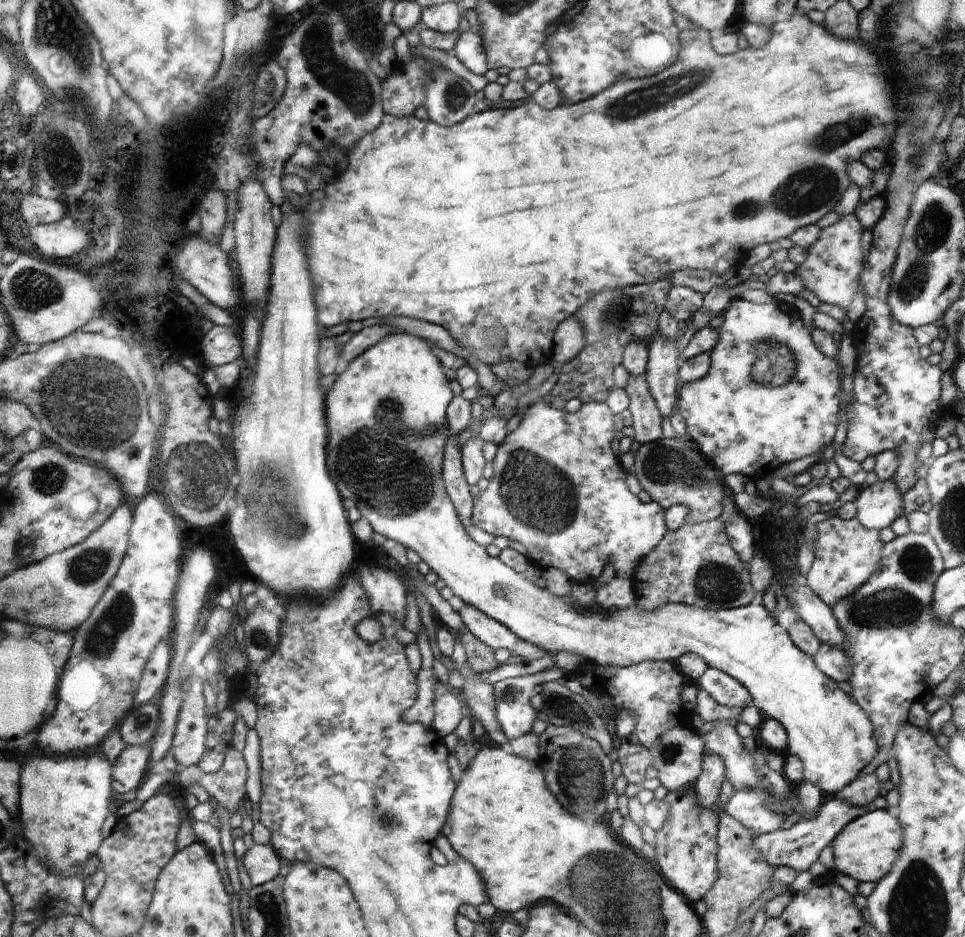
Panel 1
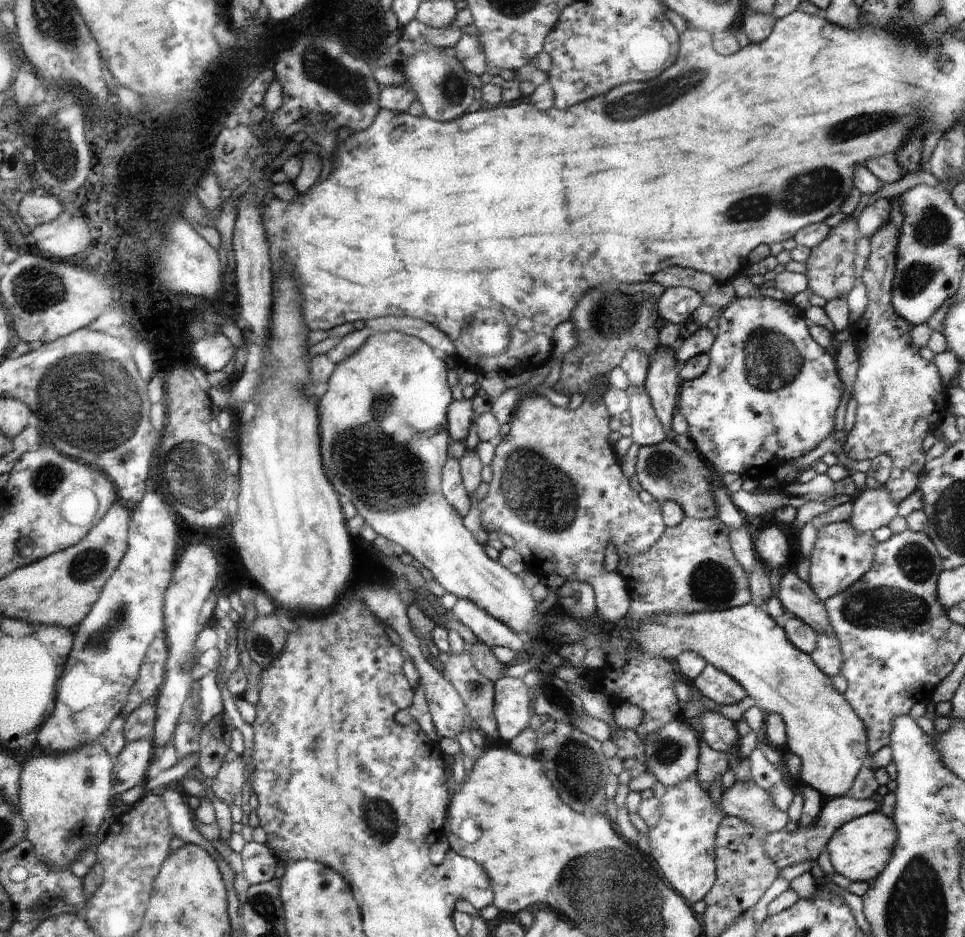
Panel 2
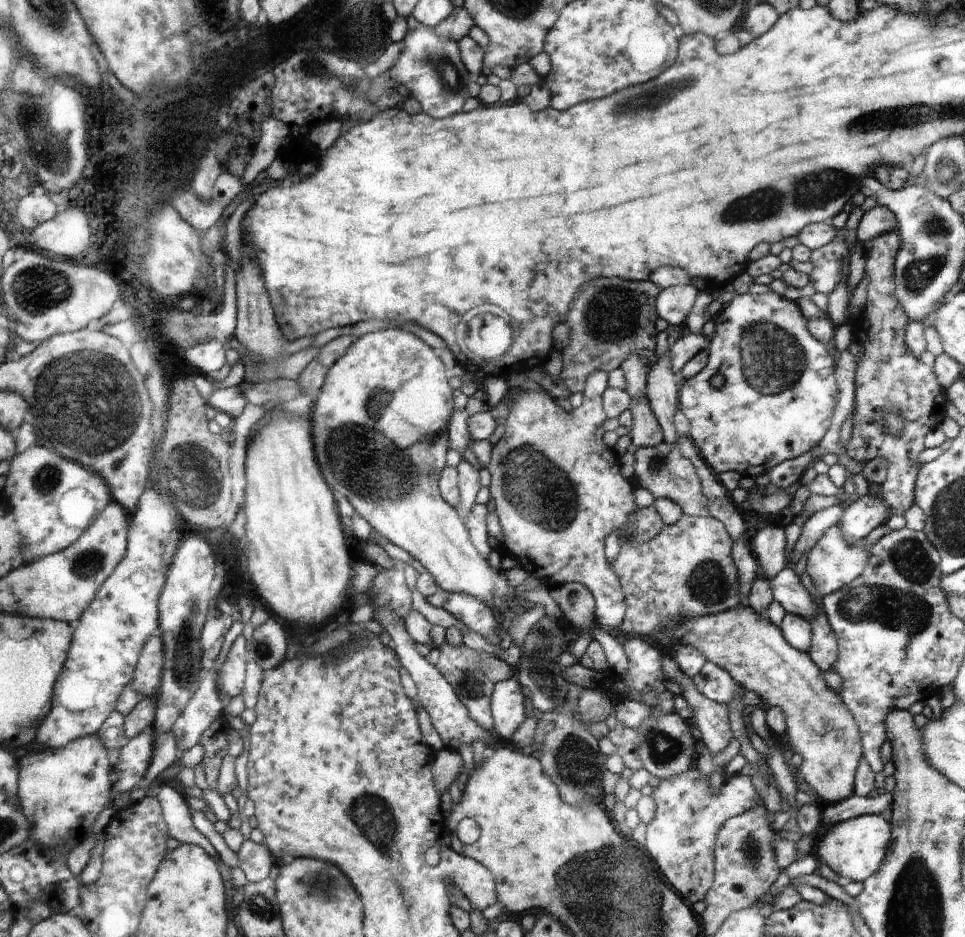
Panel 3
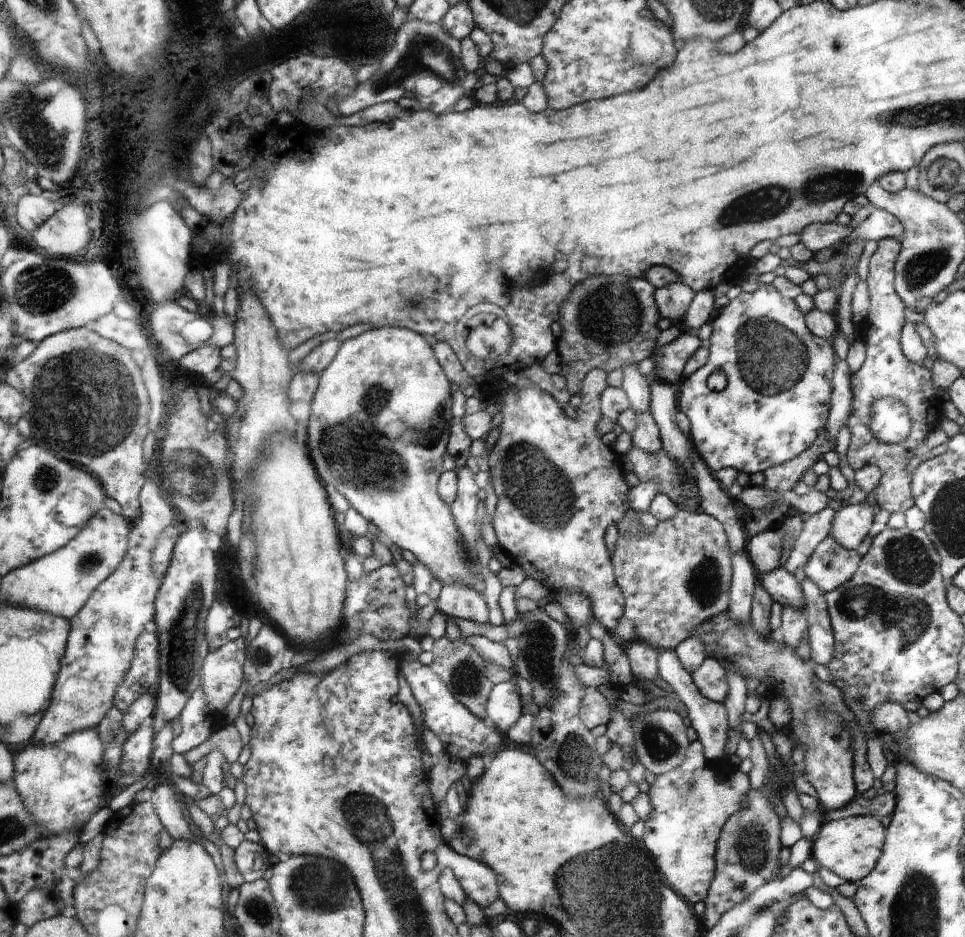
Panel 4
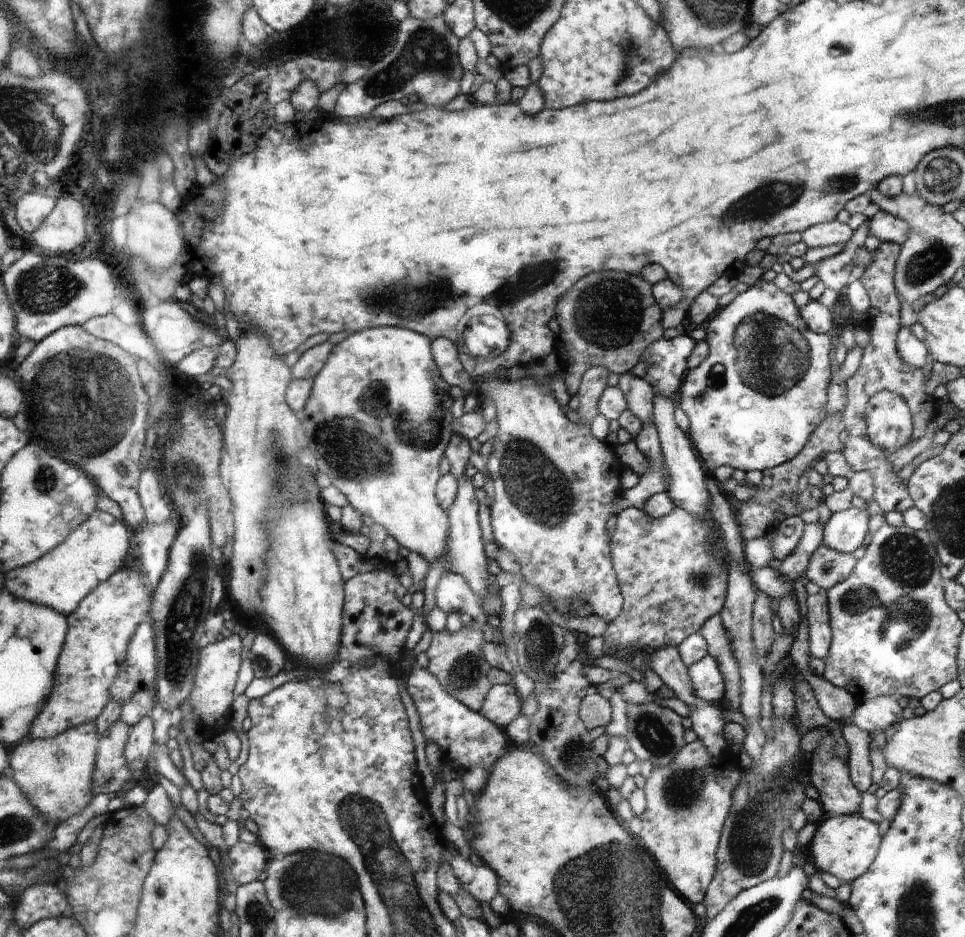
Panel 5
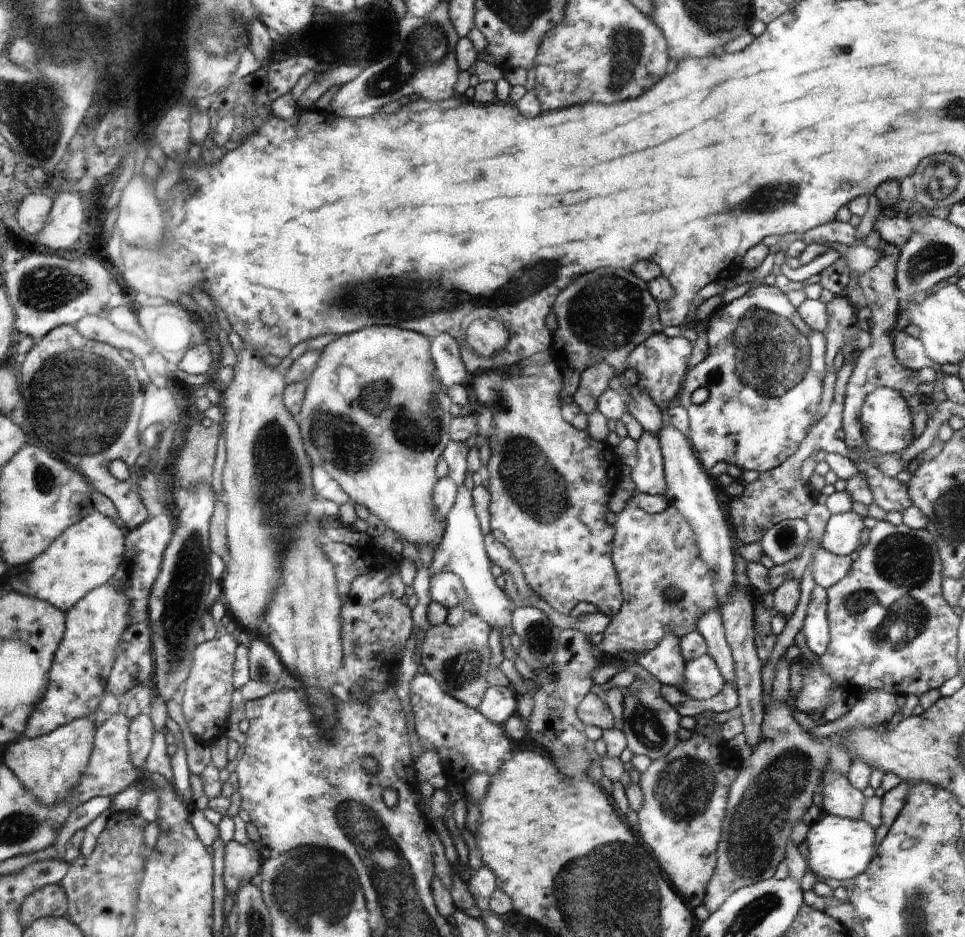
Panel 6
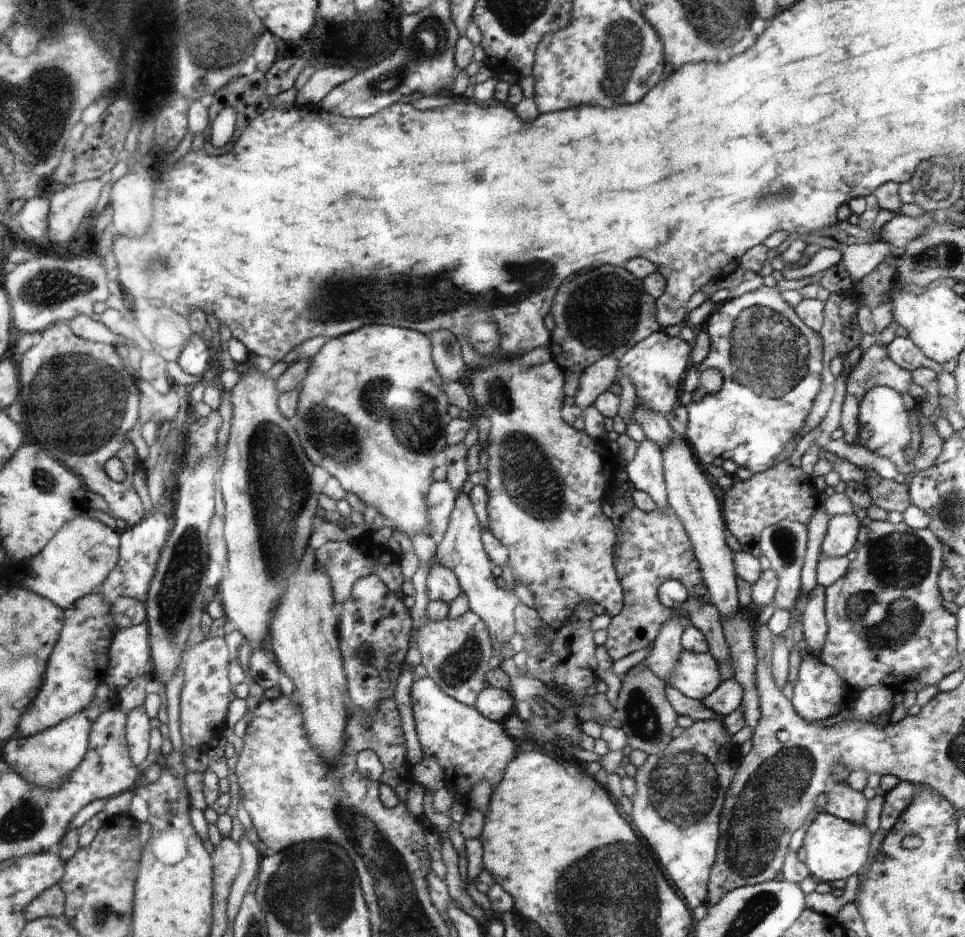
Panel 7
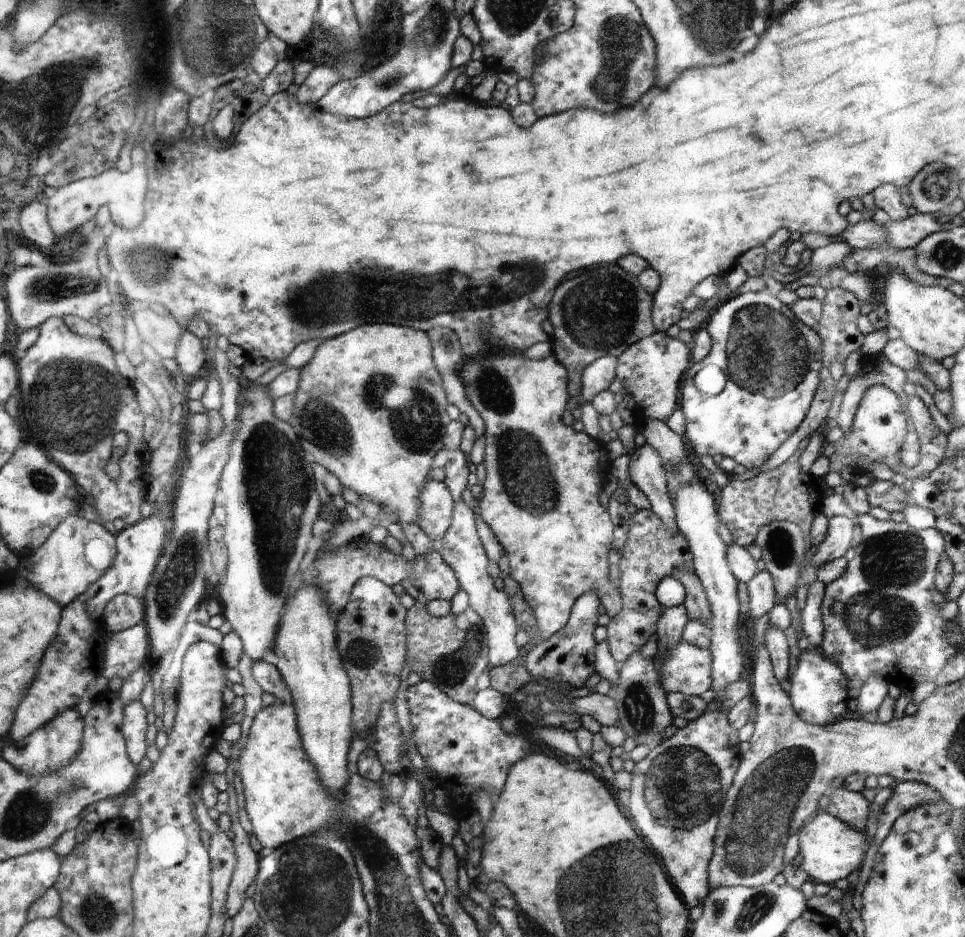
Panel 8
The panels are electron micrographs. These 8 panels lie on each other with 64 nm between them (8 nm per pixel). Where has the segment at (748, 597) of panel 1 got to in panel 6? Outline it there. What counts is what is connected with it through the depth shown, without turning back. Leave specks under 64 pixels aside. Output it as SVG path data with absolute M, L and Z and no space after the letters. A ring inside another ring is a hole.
M635 503L627 506L614 518L616 523L615 542L612 544L612 556L615 559L616 572L622 585L623 606L618 614L611 617L604 638L597 652L607 659L617 659L620 654L647 653L660 644L669 632L676 634L680 640L690 632L697 630L696 623L704 612L720 608L719 597L716 596L716 584L712 580L712 572L708 564L700 557L699 545L695 544L696 534L692 532L688 520L674 508L668 505L664 512L648 514ZM668 590L676 590L680 598L668 596Z

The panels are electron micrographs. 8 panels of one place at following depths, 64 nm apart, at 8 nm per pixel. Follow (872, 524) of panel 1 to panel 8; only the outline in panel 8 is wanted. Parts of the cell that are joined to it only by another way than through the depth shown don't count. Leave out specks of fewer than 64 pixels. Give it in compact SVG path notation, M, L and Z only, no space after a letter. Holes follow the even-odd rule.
M838 515L830 517L828 522L829 528L826 538L818 546L818 550L815 551L809 568L815 569L822 566L824 562L843 557L846 550L853 546L851 540L855 524L850 520L850 517Z

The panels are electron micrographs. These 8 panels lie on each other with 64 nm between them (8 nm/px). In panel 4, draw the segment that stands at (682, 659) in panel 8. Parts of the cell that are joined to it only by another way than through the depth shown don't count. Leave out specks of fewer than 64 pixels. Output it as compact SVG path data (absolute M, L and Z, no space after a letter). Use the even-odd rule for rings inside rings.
M708 655L702 665L692 674L698 692L710 701L724 703L727 698L725 671L718 659Z

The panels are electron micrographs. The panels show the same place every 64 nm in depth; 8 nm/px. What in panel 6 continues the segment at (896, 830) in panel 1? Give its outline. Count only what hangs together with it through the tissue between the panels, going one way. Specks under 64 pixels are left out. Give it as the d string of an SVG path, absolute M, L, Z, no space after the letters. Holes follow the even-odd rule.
M823 813L809 826L805 838L808 844L807 868L812 870L819 880L836 878L846 883L850 878L862 875L874 856L874 830L864 820L850 820Z

